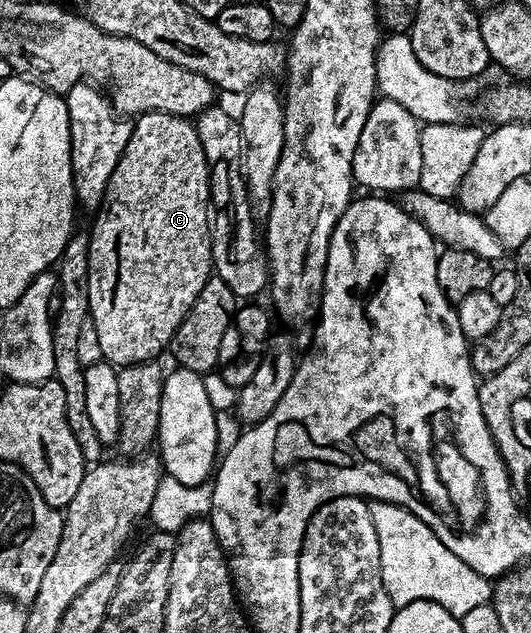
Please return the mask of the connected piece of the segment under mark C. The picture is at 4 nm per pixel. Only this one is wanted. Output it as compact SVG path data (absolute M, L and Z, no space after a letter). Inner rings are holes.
M149 112L138 115L134 119L129 136L129 144L125 144L125 152L121 152L121 160L117 160L117 168L113 168L113 176L107 185L107 191L103 197L102 209L94 215L95 227L89 230L87 243L87 259L89 260L89 321L97 328L97 340L101 343L101 352L106 361L116 367L132 366L138 362L150 362L158 359L159 353L166 351L171 344L171 337L181 320L189 312L193 300L197 300L197 292L205 288L207 279L212 277L211 243L213 233L207 227L207 201L213 198L211 184L212 171L207 164L207 157L201 148L201 140L195 131L194 121L173 116L165 112Z

